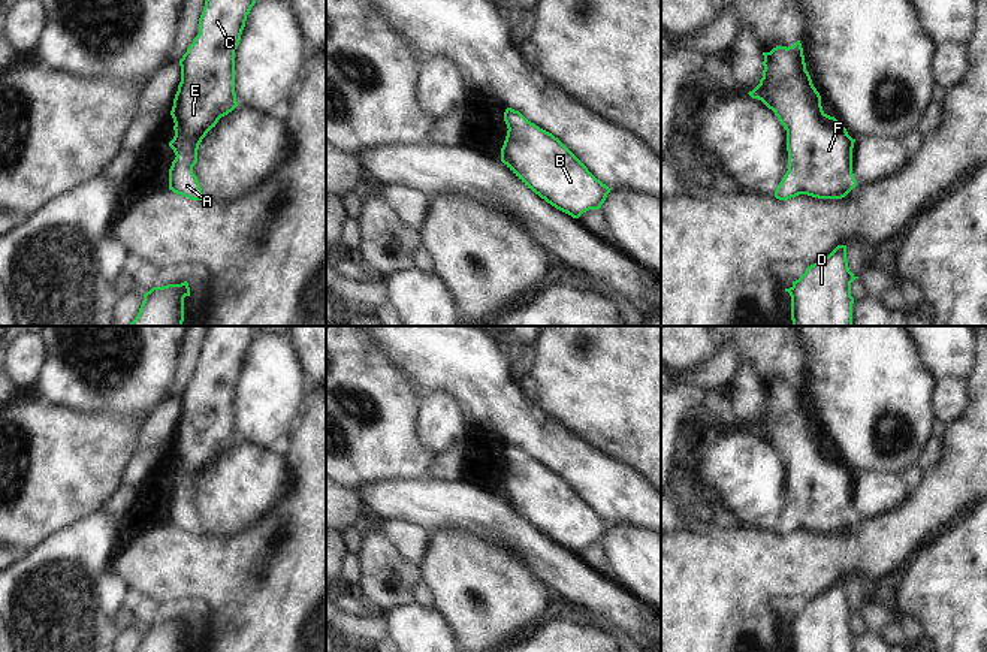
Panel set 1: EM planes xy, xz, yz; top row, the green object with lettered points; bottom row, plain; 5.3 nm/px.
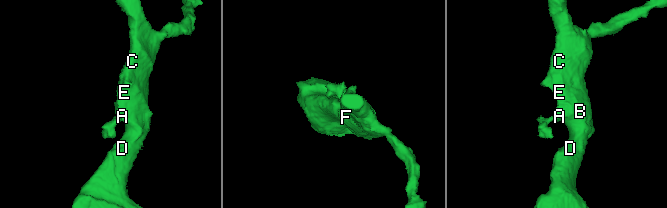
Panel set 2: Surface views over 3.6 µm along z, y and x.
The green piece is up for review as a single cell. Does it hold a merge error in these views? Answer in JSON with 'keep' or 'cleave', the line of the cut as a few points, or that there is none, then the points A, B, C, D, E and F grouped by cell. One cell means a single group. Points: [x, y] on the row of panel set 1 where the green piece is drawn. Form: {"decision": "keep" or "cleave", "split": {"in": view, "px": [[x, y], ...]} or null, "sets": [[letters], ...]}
{"decision": "keep", "split": null, "sets": [["A", "B", "C", "D", "E", "F"]]}

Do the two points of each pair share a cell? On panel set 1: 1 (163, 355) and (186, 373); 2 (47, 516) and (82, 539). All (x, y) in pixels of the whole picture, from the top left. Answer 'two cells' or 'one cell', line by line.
1: two cells
2: two cells

